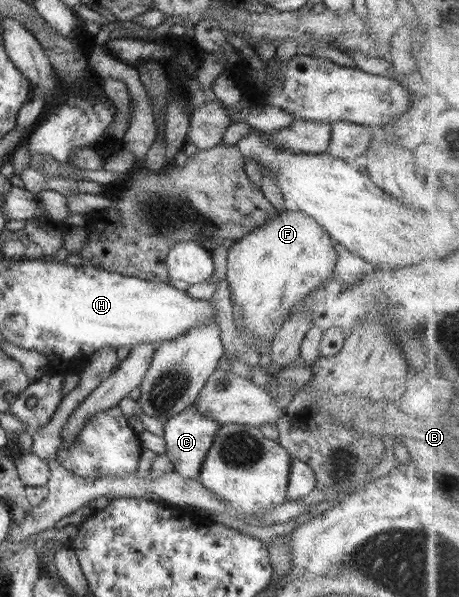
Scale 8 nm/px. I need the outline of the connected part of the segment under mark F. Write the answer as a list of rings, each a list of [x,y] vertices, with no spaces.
[[[300,210],[277,212],[264,226],[227,245],[229,251],[225,280],[232,290],[232,298],[244,311],[245,325],[248,326],[248,331],[240,332],[246,344],[260,352],[258,344],[270,346],[275,332],[290,318],[289,310],[331,277],[337,263],[337,250],[328,232]]]

